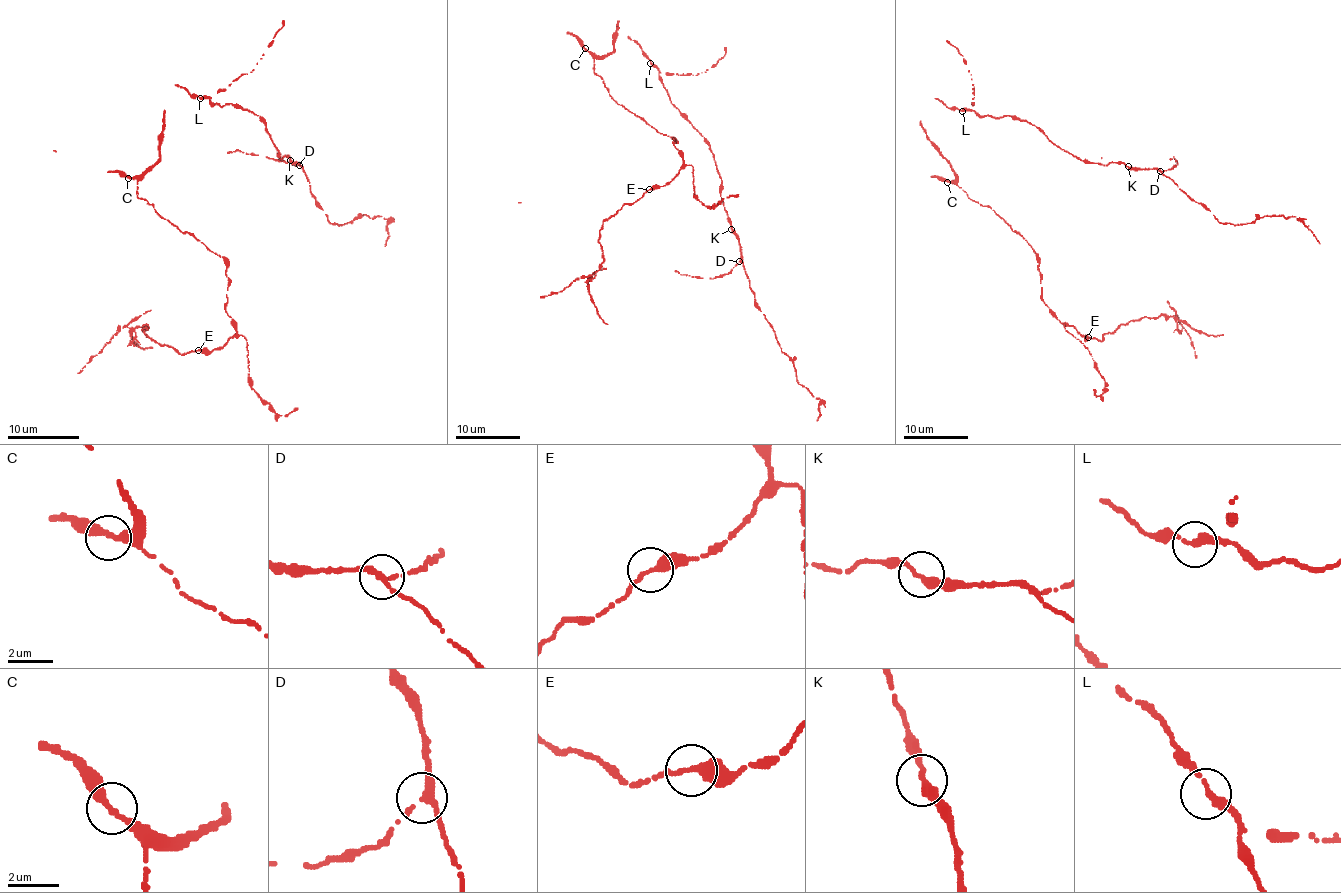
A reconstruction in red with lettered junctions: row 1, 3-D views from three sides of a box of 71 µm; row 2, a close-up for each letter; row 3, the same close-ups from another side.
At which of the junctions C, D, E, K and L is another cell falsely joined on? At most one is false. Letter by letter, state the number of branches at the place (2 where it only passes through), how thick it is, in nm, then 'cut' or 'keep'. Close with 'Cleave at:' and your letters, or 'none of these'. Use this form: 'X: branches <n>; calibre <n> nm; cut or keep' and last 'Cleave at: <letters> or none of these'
C: branches 2; calibre 280 nm; keep
D: branches 2; calibre 280 nm; keep
E: branches 2; calibre 300 nm; keep
K: branches 2; calibre 280 nm; keep
L: branches 2; calibre 280 nm; keep
Cleave at: none of these

